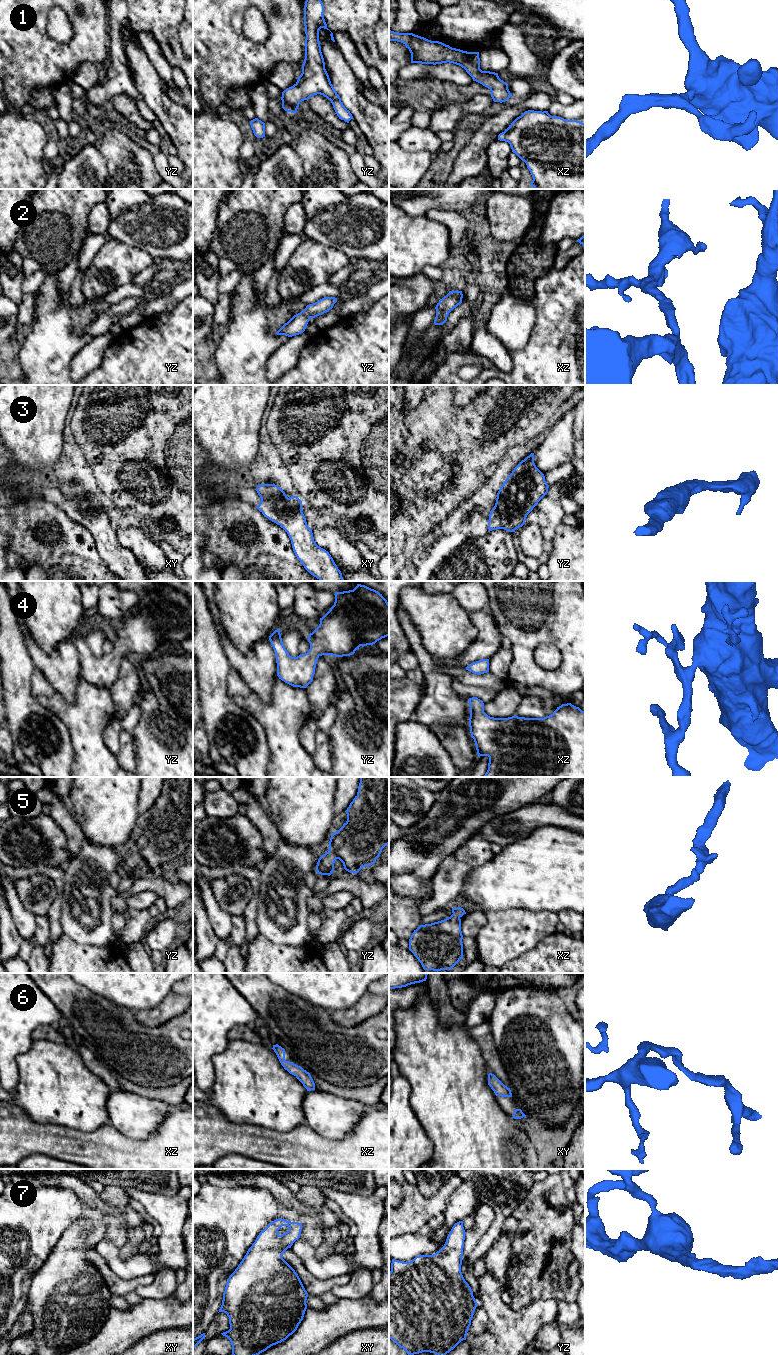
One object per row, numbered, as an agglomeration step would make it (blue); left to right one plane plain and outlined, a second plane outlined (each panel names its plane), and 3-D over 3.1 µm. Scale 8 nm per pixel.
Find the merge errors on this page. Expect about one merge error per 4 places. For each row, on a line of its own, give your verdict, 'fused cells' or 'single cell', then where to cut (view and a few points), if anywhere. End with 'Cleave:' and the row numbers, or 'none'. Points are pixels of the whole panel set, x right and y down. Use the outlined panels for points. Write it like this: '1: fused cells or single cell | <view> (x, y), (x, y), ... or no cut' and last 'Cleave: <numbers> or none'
1: single cell | no cut
2: single cell | no cut
3: single cell | no cut
4: single cell | no cut
5: single cell | no cut
6: single cell | no cut
7: single cell | no cut
Cleave: none

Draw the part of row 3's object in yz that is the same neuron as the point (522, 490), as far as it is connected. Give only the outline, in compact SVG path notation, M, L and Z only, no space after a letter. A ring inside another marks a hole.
M531 453L514 468L499 489L495 506L489 514L489 531L504 529L515 532L517 528L522 527L525 524L527 515L548 493L548 488L549 485L545 481L544 474L534 463L534 453Z

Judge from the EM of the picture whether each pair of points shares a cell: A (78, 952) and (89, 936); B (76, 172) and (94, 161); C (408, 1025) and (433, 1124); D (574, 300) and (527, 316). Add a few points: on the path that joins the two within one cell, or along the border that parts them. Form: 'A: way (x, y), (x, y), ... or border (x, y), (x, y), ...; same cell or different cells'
A: border (63, 933), (78, 943), (107, 946); different cells
B: way (80, 172), (83, 172), (90, 165); same cell
C: way (425, 1050), (433, 1059), (433, 1099); same cell
D: border (534, 302), (535, 324), (529, 336); different cells

